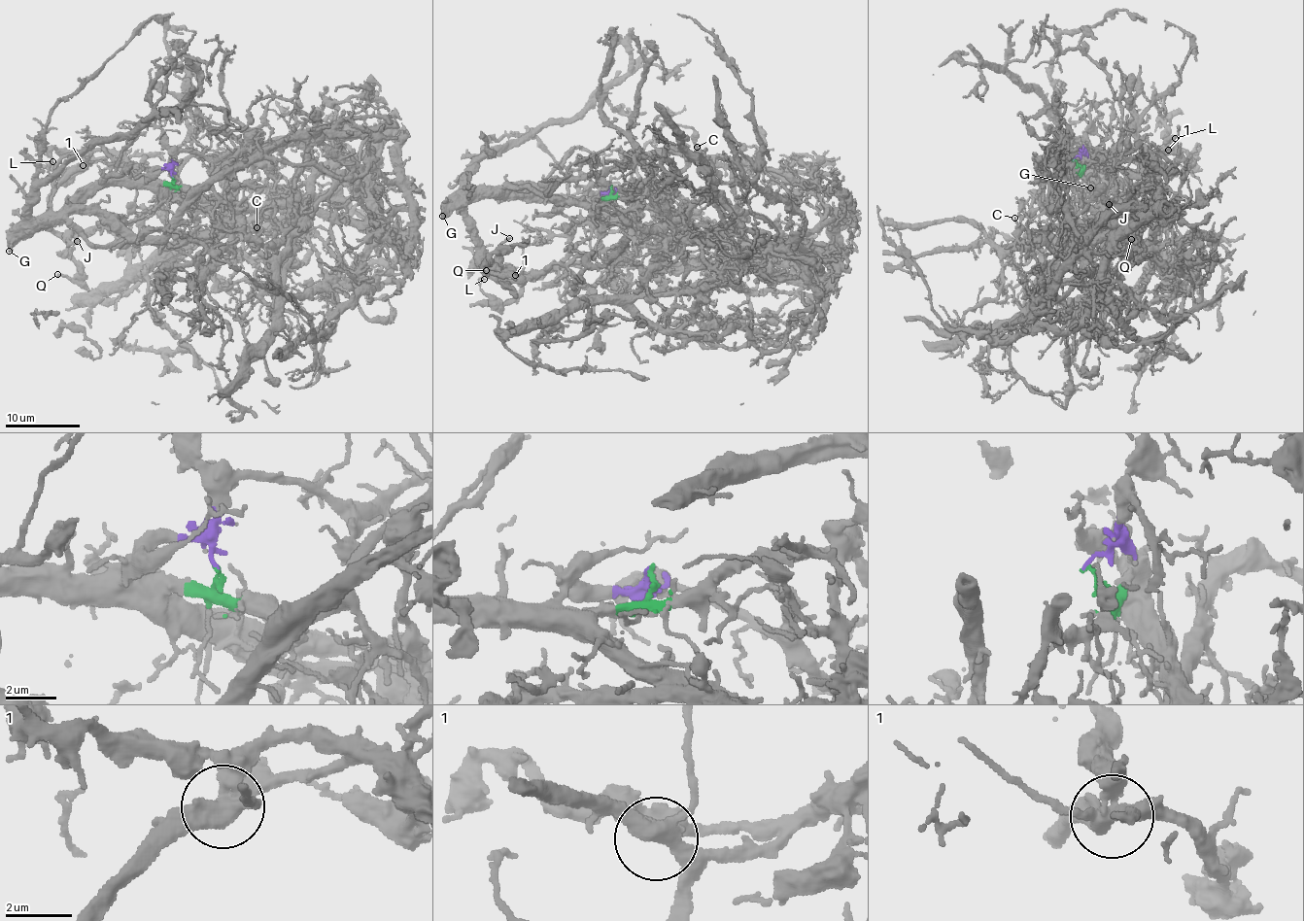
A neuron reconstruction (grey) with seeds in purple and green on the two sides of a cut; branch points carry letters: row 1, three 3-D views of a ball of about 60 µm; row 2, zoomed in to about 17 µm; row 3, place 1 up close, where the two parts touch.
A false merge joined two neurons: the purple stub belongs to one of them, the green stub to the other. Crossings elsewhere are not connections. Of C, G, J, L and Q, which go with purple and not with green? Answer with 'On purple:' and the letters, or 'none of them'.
On purple: C

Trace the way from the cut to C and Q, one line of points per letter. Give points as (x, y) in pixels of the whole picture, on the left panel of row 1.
C: (173, 177), (181, 152), (215, 158), (316, 144), (326, 166), (301, 213), (266, 246), (257, 227)
Q: (173, 177), (154, 187), (95, 185), (32, 221), (55, 232), (77, 268), (72, 278), (56, 274)

